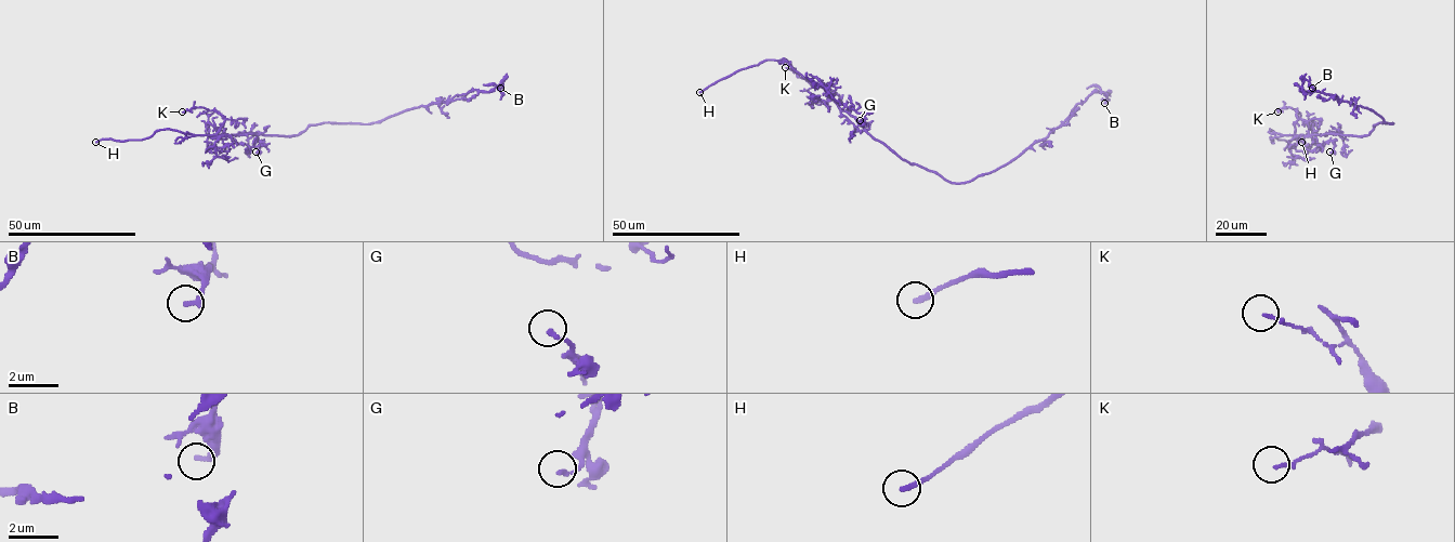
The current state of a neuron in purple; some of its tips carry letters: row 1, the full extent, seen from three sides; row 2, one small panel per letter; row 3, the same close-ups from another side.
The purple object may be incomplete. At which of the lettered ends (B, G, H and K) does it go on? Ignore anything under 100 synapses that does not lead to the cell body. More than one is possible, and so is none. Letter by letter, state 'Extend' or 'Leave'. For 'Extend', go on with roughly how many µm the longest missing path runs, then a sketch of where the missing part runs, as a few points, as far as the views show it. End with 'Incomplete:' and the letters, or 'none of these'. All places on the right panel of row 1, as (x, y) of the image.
B: Leave
G: Leave
H: Extend. Missing length about 6 µm
K: Leave
Incomplete: H

